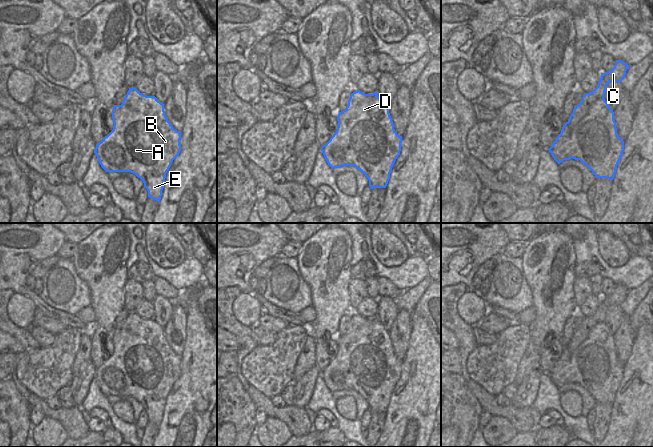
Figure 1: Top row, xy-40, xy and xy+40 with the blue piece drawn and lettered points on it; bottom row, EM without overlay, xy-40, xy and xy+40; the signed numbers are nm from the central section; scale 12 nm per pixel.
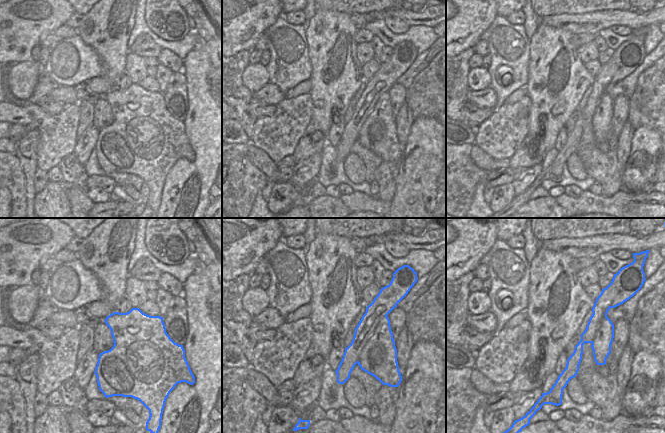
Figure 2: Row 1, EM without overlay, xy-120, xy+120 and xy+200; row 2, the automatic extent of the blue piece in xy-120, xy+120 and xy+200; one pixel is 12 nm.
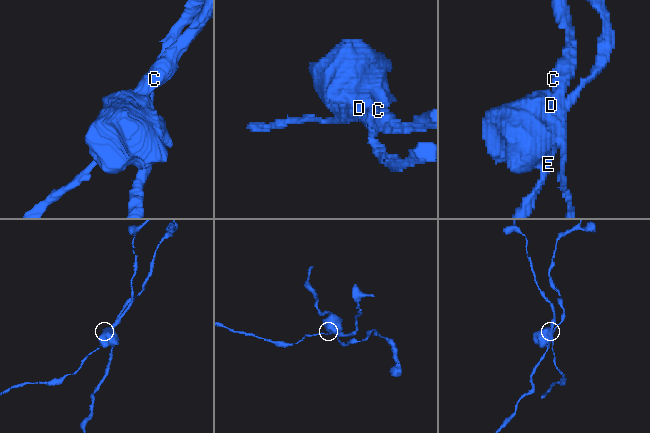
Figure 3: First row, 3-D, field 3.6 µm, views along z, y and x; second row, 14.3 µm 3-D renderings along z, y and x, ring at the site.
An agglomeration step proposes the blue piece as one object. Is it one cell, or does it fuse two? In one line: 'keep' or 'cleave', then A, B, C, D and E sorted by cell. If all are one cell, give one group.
cleave; A B D E / C

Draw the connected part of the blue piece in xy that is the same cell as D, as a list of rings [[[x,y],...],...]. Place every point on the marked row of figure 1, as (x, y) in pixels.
[[[357,90],[350,95],[346,109],[339,112],[337,121],[336,132],[321,147],[328,165],[332,169],[345,165],[355,166],[368,178],[370,189],[386,188],[402,143],[402,136],[394,129],[389,107],[377,95],[377,91],[365,94]]]

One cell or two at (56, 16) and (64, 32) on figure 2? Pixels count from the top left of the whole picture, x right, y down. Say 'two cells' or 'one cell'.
two cells

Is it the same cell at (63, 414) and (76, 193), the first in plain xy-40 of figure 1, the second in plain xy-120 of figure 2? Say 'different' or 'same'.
same

